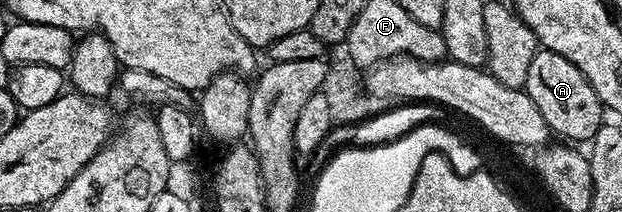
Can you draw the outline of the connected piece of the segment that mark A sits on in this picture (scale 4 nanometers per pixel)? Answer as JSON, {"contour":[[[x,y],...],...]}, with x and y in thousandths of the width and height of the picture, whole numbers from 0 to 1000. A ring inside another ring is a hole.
{"contour":[[[870,226],[860,250],[857,302],[850,302],[844,420],[850,472],[863,491],[863,528],[876,547],[876,585],[918,632],[924,675],[949,675],[960,618],[973,590],[973,505],[960,434],[953,434],[953,396],[941,377],[928,302],[908,283],[908,264],[895,264],[895,245]]]}

